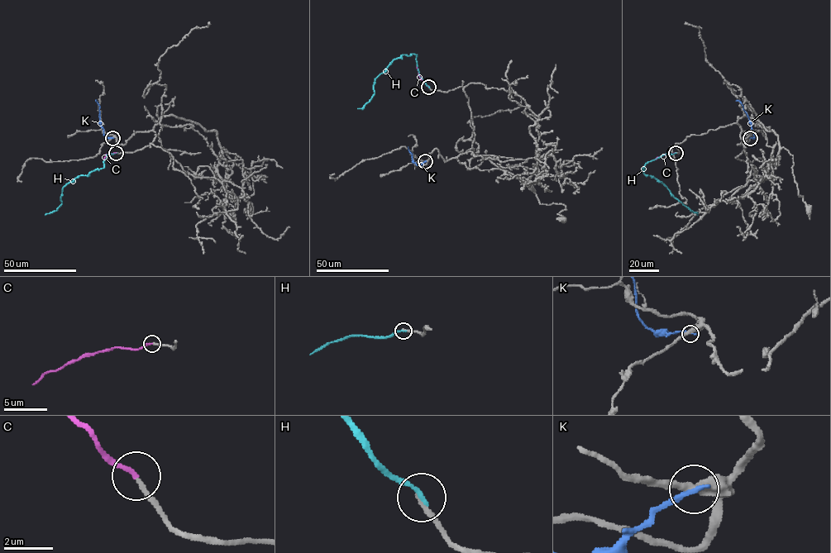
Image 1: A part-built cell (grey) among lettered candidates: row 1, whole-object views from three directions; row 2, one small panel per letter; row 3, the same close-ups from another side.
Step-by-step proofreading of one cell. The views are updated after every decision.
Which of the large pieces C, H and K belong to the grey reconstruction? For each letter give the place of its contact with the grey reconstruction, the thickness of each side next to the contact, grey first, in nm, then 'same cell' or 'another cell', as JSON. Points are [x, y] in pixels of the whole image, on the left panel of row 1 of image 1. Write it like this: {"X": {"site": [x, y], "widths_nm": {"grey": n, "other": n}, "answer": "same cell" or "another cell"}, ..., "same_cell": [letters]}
{"C": {"site": [116, 153], "widths_nm": {"grey": 190, "other": 180}, "answer": "same cell"}, "H": {"site": [116, 153], "widths_nm": {"grey": 240, "other": 180}, "answer": "another cell"}, "K": {"site": [112, 138], "widths_nm": {"grey": 380, "other": 240}, "answer": "another cell"}, "same_cell": ["C"]}

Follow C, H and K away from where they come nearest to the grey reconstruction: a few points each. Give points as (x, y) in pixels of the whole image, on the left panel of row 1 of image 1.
C: (116, 152), (106, 154), (104, 159)
H: (116, 153), (106, 154), (102, 168), (68, 183), (63, 188), (61, 203), (45, 215)
K: (112, 138), (104, 135), (99, 107), (95, 101)

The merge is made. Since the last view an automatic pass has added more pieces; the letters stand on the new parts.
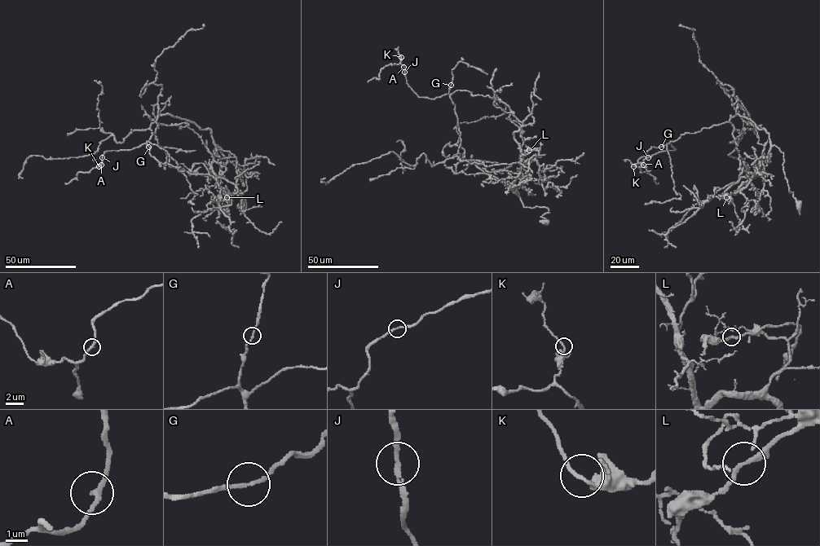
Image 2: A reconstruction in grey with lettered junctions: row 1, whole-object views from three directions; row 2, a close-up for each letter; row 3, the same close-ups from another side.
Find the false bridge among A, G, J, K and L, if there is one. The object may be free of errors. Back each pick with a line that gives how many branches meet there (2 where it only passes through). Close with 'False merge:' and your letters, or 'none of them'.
False merge: none of them

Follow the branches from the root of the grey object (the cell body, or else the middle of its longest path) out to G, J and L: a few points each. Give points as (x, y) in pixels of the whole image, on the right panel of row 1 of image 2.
G: (798, 205), (788, 190), (783, 153), (750, 119), (738, 113), (662, 147)
J: (798, 205), (783, 153), (765, 129), (738, 113), (681, 134), (670, 142), (675, 150), (648, 157)
L: (798, 205), (788, 190), (783, 153), (774, 145), (757, 171), (736, 194), (726, 194), (726, 197)

